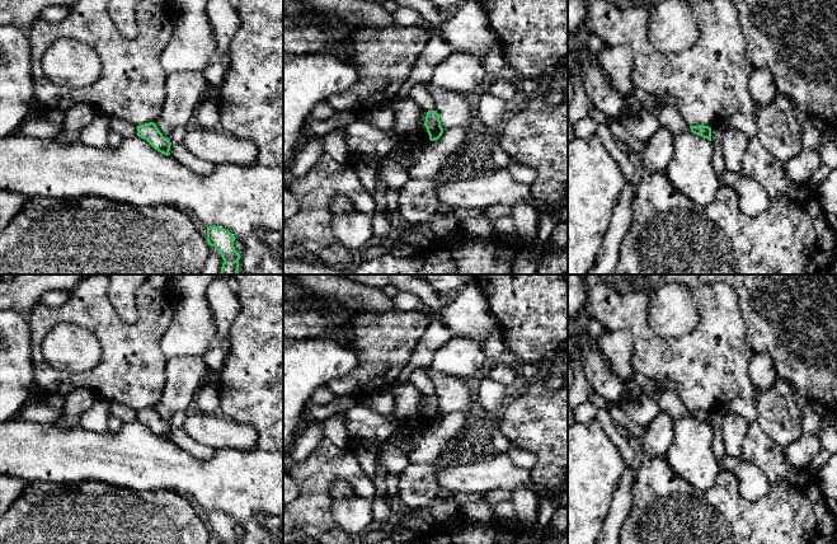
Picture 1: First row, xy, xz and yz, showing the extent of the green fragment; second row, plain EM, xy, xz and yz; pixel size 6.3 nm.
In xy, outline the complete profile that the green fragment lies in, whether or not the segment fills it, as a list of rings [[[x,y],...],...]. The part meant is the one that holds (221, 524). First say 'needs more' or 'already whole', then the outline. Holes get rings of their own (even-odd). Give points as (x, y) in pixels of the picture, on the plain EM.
already whole; [[[220,511],[207,512],[207,527],[215,531],[222,544],[240,544],[240,539],[235,535],[235,521],[226,513]]]

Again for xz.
already whole; [[[437,395],[427,397],[424,411],[427,413],[431,426],[438,425],[443,418],[439,399],[437,398]]]

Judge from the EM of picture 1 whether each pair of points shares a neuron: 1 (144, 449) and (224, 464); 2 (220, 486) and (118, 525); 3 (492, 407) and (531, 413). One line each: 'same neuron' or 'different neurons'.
1: same neuron
2: different neurons
3: different neurons

